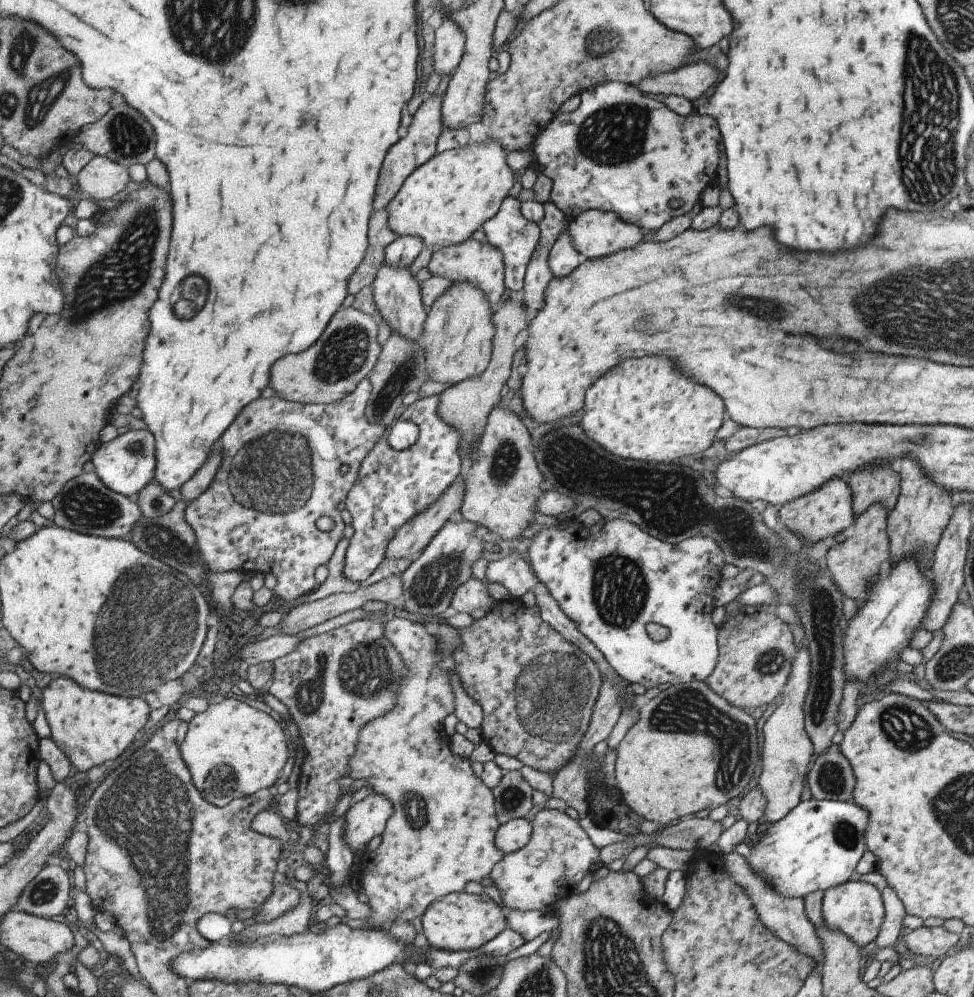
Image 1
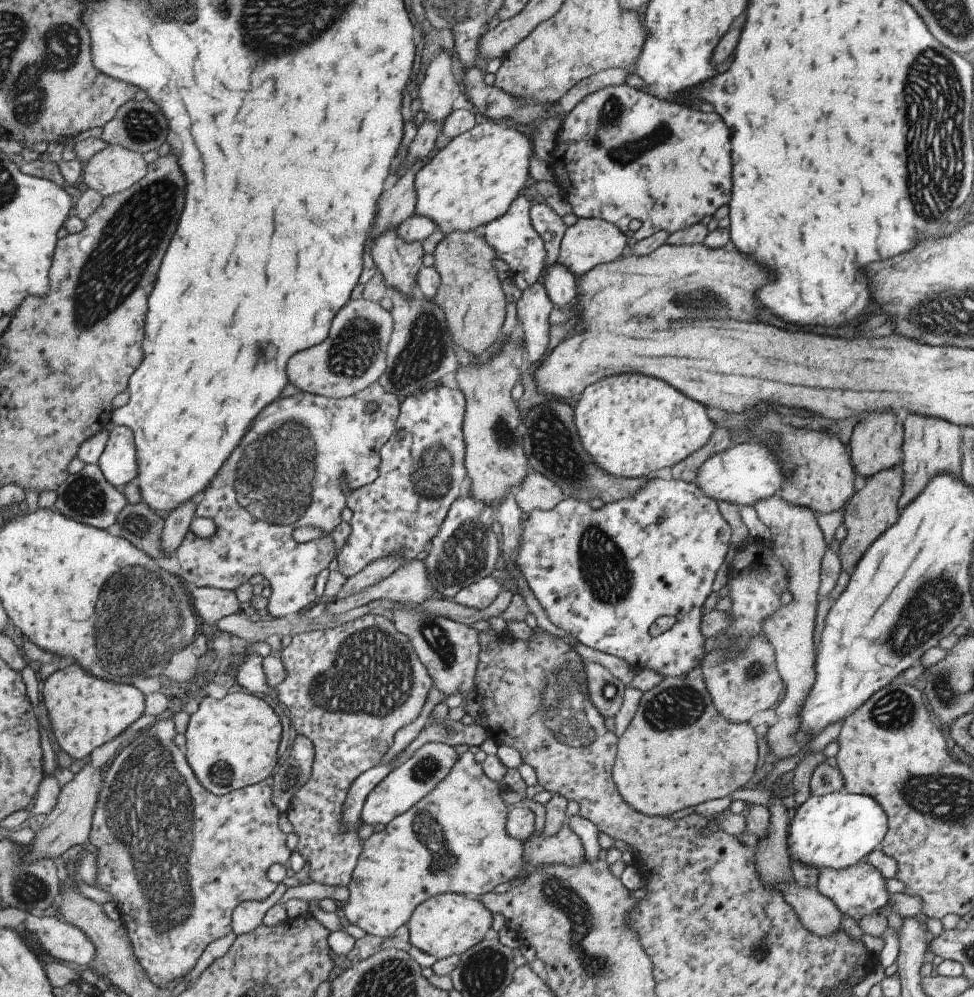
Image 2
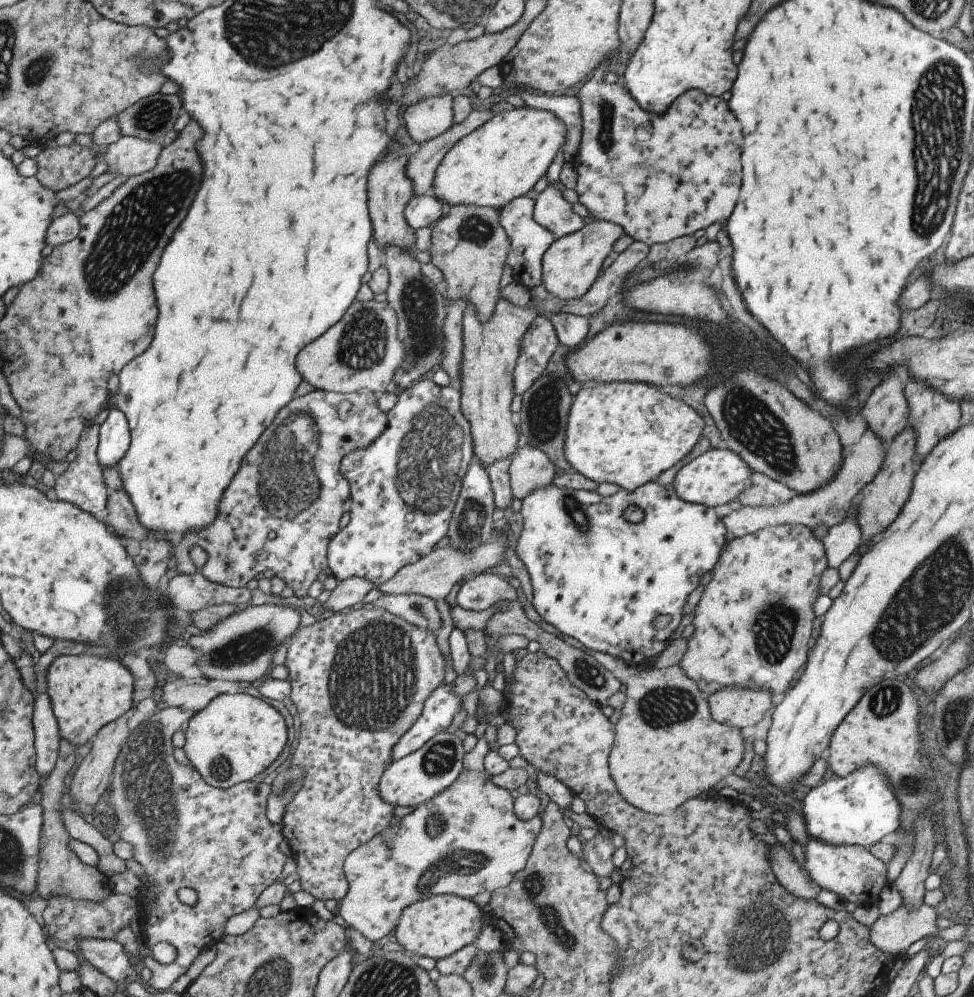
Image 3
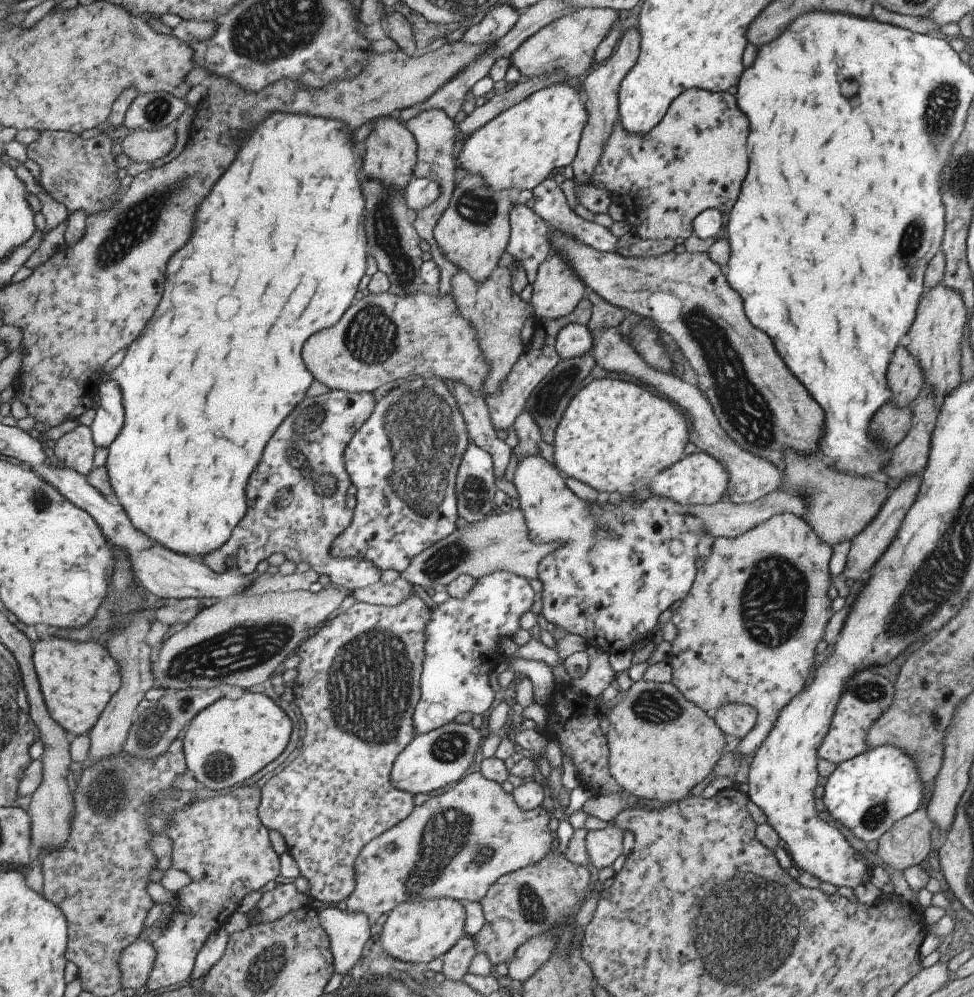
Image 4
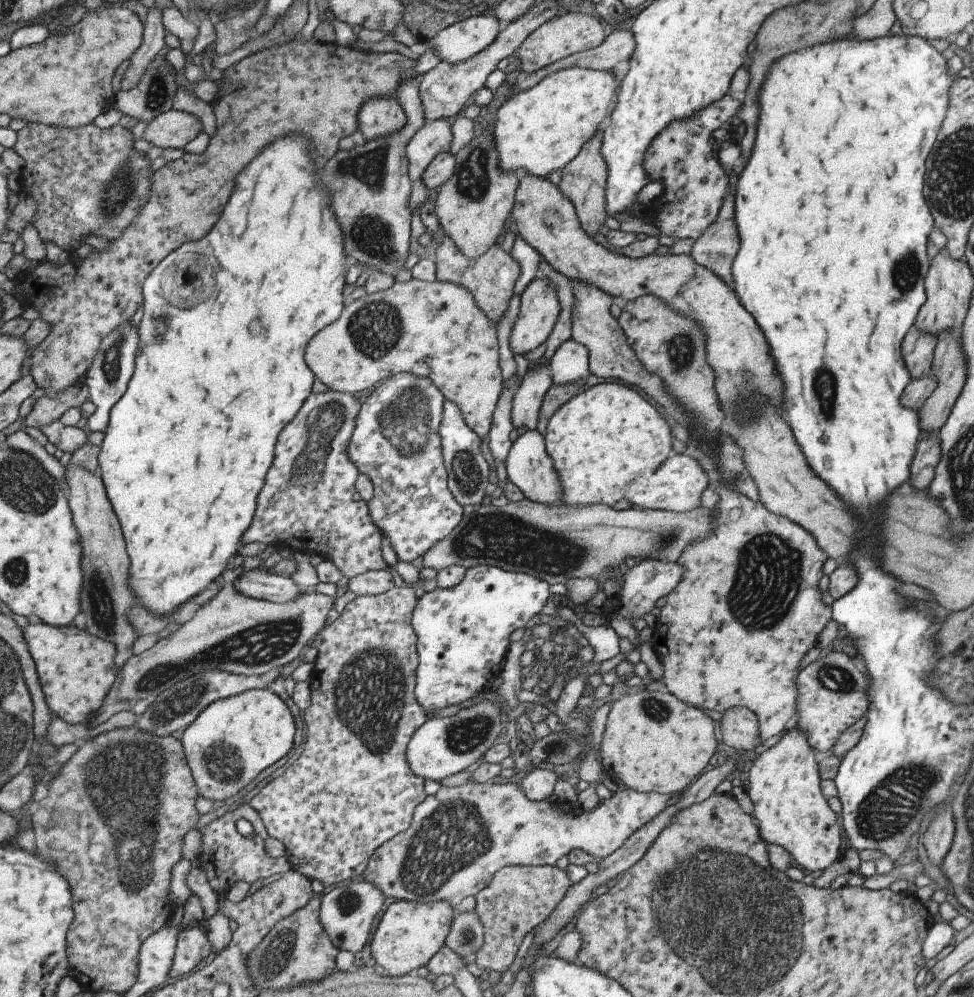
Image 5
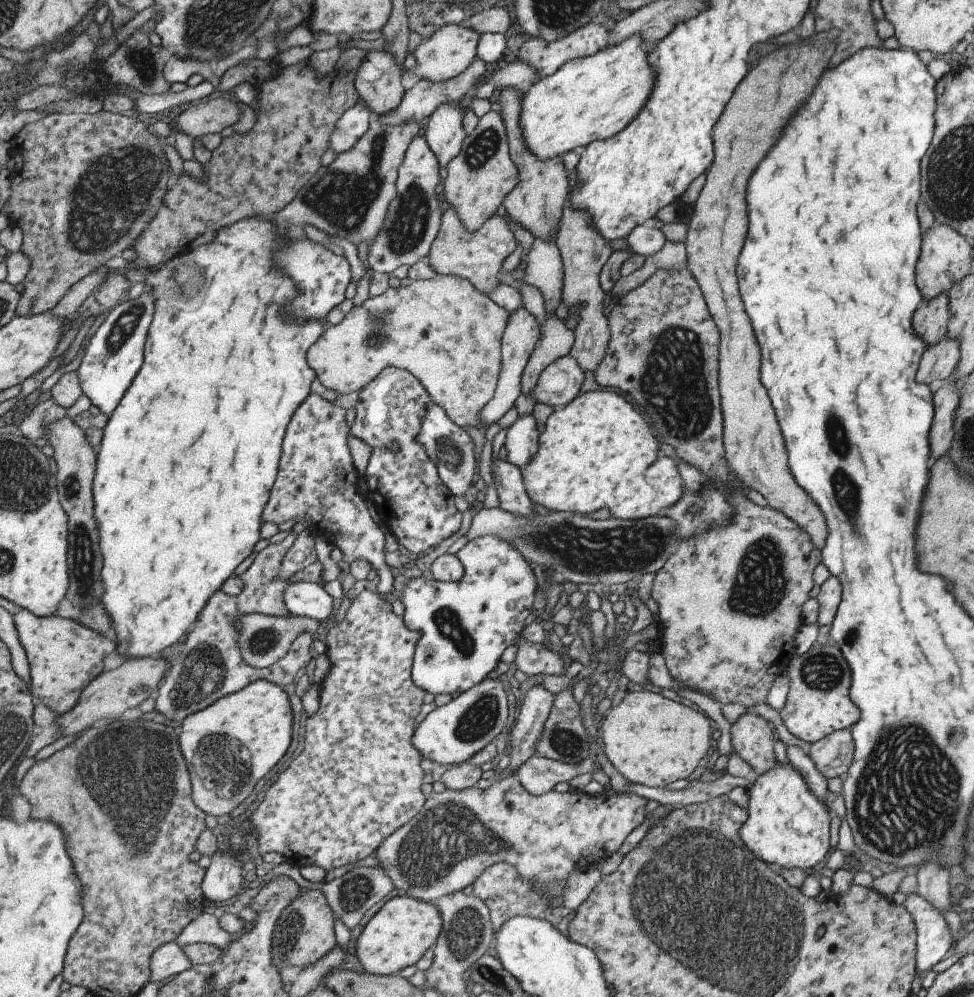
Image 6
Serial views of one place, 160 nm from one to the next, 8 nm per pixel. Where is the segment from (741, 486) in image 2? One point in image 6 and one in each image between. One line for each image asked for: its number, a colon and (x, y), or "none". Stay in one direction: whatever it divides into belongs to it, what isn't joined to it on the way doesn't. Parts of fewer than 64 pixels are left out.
3: (717, 476)
4: (615, 436)
5: (606, 443)
6: (596, 451)

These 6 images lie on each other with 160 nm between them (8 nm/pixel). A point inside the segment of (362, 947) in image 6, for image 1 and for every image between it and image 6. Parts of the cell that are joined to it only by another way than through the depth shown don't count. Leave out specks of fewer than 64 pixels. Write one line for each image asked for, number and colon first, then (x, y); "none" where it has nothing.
1: (458, 921)
2: (446, 924)
3: (438, 926)
4: (414, 932)
5: (408, 933)

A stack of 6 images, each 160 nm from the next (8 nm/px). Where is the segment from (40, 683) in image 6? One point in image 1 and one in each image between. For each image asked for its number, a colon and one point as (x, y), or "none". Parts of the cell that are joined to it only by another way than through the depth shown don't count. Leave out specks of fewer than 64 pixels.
1: (90, 727)
2: (85, 712)
3: (88, 692)
4: (78, 680)
5: (77, 669)

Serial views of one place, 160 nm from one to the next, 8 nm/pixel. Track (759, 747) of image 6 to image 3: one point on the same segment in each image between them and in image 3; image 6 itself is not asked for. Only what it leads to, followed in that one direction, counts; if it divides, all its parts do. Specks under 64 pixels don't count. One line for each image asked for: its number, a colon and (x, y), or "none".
3: (733, 706)
4: (734, 719)
5: (738, 726)

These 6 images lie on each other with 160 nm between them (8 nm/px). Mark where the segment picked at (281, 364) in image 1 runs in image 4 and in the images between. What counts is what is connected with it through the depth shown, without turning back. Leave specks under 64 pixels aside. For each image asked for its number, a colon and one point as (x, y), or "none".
2: (352, 356)
3: (361, 351)
4: (381, 338)

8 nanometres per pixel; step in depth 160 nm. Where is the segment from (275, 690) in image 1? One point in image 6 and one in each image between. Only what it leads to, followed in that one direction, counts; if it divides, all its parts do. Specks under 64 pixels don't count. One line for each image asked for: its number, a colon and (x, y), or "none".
2: (349, 688)
3: (358, 680)
4: (357, 683)
5: (350, 789)
6: (357, 779)

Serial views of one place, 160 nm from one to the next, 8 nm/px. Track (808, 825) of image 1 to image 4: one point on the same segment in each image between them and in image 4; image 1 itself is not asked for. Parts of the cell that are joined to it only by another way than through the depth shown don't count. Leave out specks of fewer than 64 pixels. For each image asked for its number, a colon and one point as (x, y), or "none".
2: (834, 831)
3: (858, 810)
4: (867, 794)

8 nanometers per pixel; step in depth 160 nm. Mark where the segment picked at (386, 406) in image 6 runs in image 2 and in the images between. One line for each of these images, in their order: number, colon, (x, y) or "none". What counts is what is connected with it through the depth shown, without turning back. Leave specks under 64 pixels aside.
2: (421, 467)
3: (402, 486)
4: (403, 460)
5: (395, 443)

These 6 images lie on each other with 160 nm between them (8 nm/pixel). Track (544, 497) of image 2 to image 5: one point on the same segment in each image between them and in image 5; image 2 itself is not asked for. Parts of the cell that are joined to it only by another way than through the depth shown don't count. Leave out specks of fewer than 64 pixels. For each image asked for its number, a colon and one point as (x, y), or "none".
3: (529, 469)
4: (528, 435)
5: (527, 398)

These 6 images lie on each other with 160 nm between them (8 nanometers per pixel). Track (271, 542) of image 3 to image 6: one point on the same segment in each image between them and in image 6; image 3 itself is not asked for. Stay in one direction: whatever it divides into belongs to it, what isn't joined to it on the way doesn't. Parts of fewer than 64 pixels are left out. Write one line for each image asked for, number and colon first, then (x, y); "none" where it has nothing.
4: (295, 497)
5: (305, 505)
6: (316, 483)

